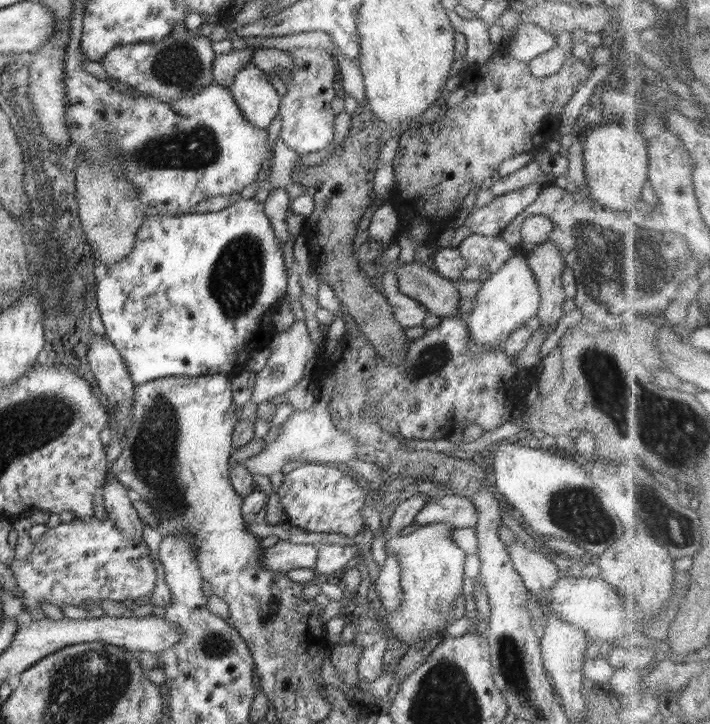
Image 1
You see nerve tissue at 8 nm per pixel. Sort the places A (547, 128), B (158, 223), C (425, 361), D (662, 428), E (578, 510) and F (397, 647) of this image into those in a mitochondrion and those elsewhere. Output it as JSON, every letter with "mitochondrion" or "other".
{"A":"other","B":"other","C":"mitochondrion","D":"mitochondrion","E":"mitochondrion","F":"other"}

